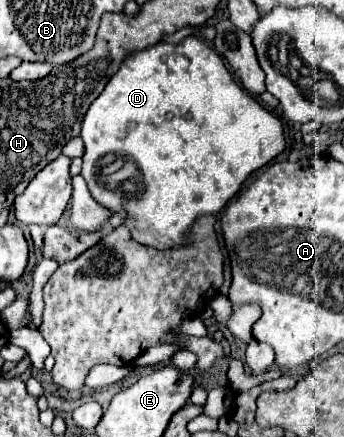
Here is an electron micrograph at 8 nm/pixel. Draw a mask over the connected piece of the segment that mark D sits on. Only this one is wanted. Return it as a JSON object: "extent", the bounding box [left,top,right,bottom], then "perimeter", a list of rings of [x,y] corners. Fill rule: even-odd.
{"extent":[81,36,285,250],"perimeter":[[[187,36],[179,44],[159,42],[155,46],[149,46],[145,50],[141,50],[141,52],[129,54],[121,62],[121,68],[117,70],[117,74],[113,74],[113,78],[107,82],[105,90],[89,106],[89,110],[85,114],[85,120],[83,120],[81,138],[85,142],[85,156],[83,156],[81,176],[85,178],[91,196],[99,204],[109,206],[109,210],[119,212],[127,220],[139,220],[139,226],[129,226],[133,238],[137,242],[145,244],[145,246],[153,246],[153,248],[159,248],[159,250],[179,246],[183,242],[183,238],[187,236],[189,226],[195,222],[197,216],[201,216],[201,214],[219,214],[223,210],[223,206],[239,192],[241,184],[249,178],[249,174],[259,170],[261,166],[269,164],[285,148],[281,122],[269,110],[265,110],[253,96],[249,96],[241,86],[235,84],[235,80],[231,78],[229,70],[223,64],[221,56],[205,40],[201,40],[197,36]]]}

